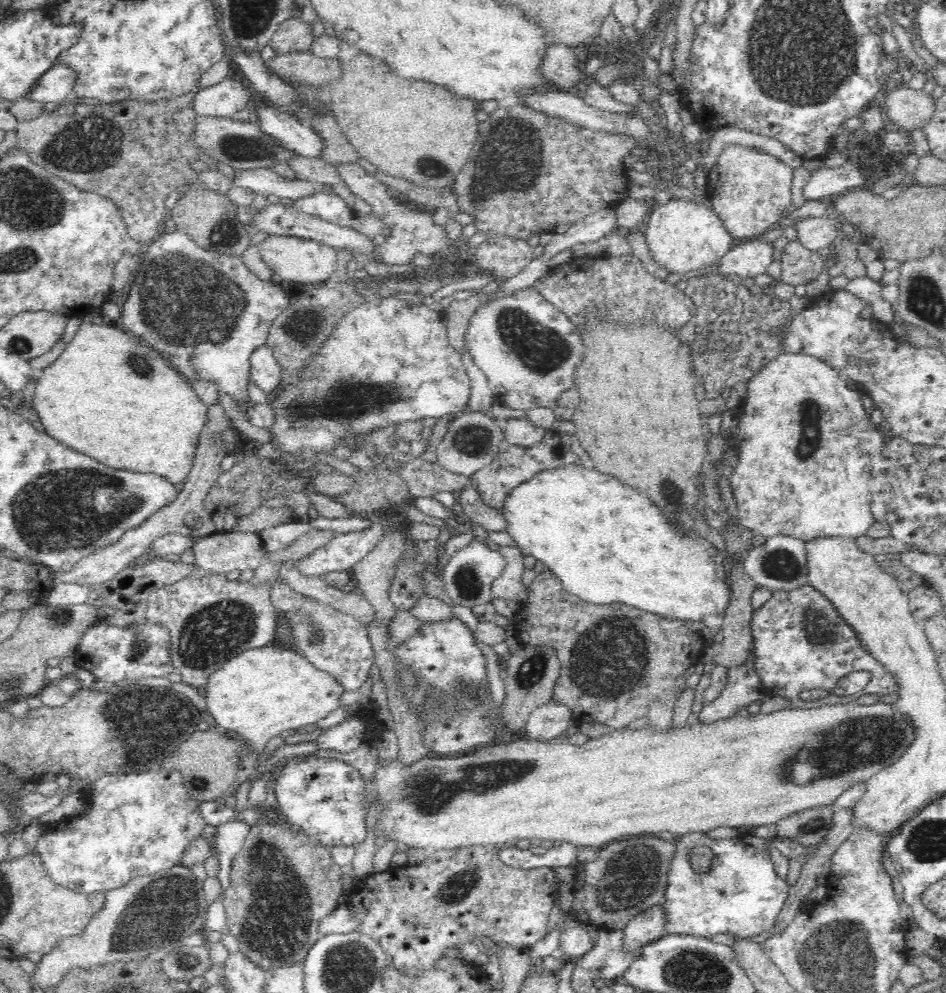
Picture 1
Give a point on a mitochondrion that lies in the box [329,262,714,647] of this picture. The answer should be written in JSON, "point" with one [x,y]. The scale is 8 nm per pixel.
{"point":[543,350]}

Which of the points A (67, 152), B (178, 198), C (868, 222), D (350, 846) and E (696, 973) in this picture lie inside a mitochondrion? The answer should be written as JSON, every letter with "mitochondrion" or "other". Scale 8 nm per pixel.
{"A":"mitochondrion","B":"other","C":"other","D":"other","E":"mitochondrion"}

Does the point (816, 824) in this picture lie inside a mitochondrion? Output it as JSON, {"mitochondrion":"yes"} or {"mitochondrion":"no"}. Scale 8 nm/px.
{"mitochondrion":"yes"}

